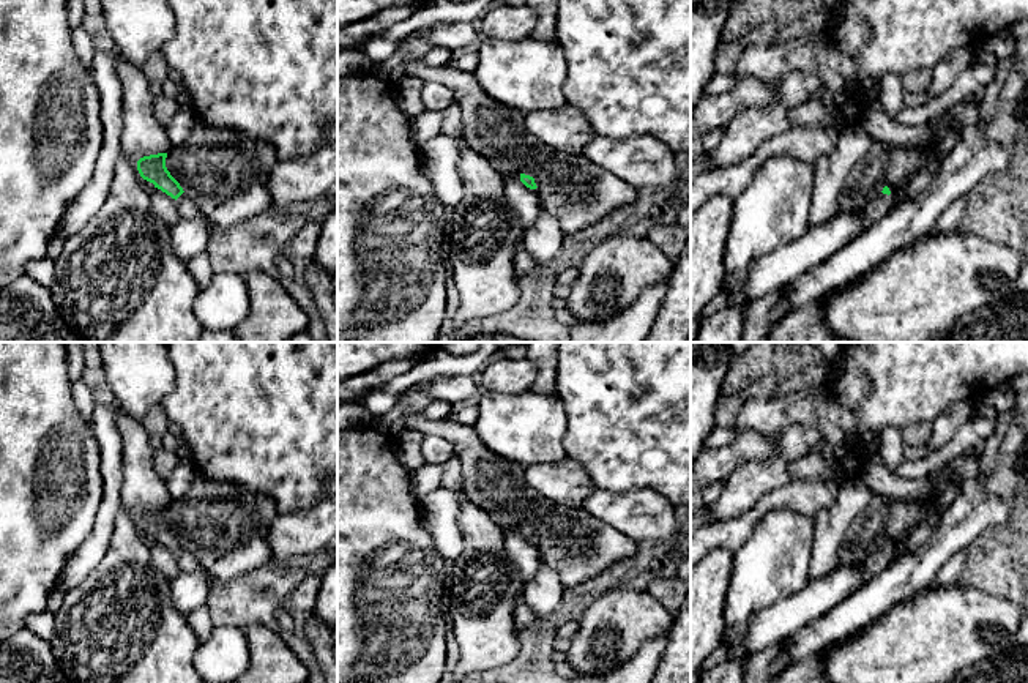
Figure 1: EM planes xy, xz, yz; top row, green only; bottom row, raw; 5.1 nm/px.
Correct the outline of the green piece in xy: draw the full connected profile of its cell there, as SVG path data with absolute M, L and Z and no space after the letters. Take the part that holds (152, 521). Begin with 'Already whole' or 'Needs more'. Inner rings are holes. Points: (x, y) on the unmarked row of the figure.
Needs more. M158 506L140 511L137 514L137 524L140 530L153 536L155 541L161 543L172 552L175 552L181 571L203 574L211 587L214 584L214 579L199 565L199 562L189 552L188 546L184 546L180 536L170 528L166 521L166 511L167 506Z

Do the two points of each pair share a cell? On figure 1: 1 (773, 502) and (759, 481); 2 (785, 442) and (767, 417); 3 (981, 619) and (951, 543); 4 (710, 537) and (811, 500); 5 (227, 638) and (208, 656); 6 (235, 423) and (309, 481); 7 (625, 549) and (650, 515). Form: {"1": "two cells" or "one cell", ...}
{"1": "two cells", "2": "two cells", "3": "two cells", "4": "one cell", "5": "one cell", "6": "one cell", "7": "two cells"}

